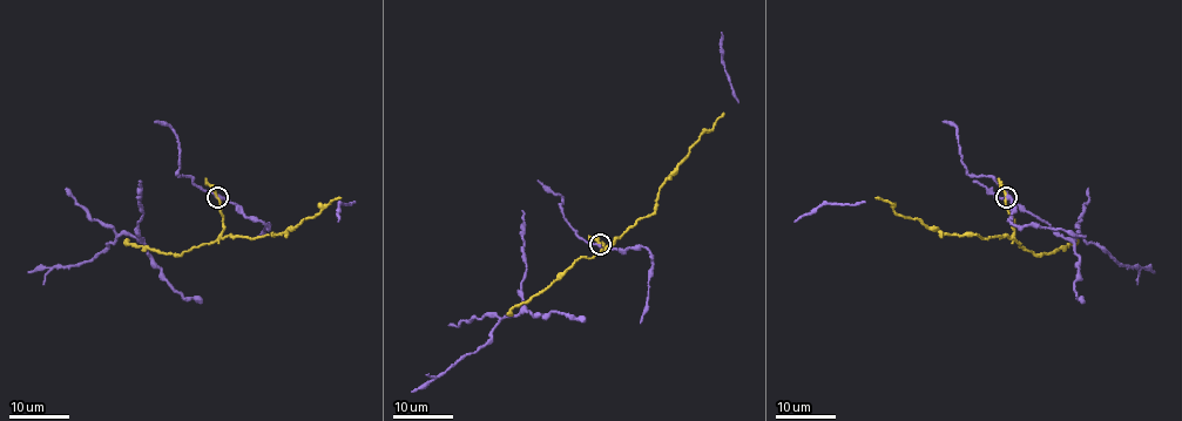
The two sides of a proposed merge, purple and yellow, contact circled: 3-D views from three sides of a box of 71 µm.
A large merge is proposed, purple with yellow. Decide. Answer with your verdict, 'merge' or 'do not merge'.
do not merge

